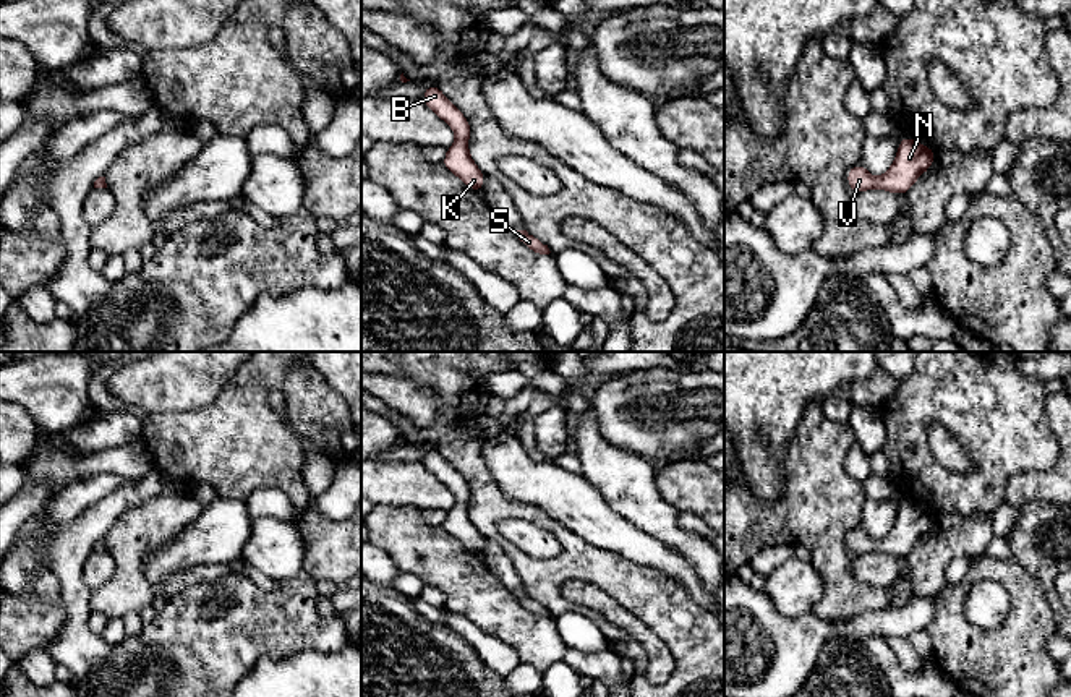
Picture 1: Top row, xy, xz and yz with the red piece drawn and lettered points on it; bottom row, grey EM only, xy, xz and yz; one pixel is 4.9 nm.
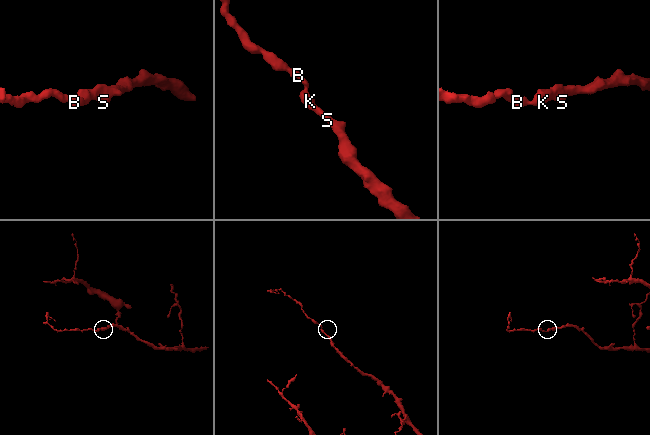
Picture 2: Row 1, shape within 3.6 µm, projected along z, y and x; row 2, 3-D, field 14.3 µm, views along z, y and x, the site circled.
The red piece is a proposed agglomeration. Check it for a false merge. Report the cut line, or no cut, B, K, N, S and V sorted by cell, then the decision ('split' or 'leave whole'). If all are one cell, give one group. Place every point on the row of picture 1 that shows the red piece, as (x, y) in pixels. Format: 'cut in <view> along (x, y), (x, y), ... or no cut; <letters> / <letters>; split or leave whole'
no cut; B K N S V; leave whole

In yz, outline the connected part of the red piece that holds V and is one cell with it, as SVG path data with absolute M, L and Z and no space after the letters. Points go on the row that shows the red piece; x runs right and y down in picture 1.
M901 136L898 154L888 172L878 178L872 177L864 164L847 170L847 185L854 193L880 188L896 195L906 195L914 182L930 169L937 152L922 146L909 136Z

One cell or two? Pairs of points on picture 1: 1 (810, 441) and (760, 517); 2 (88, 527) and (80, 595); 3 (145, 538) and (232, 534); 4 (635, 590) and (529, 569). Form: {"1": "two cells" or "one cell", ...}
{"1": "one cell", "2": "one cell", "3": "two cells", "4": "one cell"}

